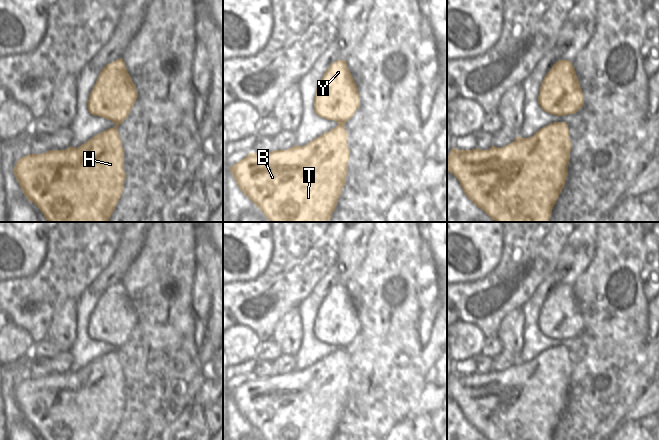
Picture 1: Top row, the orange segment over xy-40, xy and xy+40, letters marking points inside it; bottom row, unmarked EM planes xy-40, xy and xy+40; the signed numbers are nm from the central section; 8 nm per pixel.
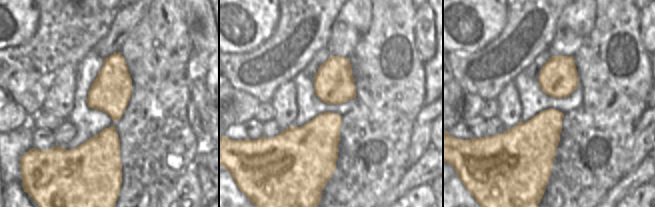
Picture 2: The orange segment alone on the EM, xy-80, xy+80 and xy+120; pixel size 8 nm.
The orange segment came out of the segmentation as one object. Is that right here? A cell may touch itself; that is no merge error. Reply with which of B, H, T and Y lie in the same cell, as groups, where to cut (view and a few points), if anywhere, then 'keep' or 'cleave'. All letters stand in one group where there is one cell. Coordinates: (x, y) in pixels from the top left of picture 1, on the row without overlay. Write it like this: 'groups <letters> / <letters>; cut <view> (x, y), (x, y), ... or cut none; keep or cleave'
groups B H T Y; cut none; keep

